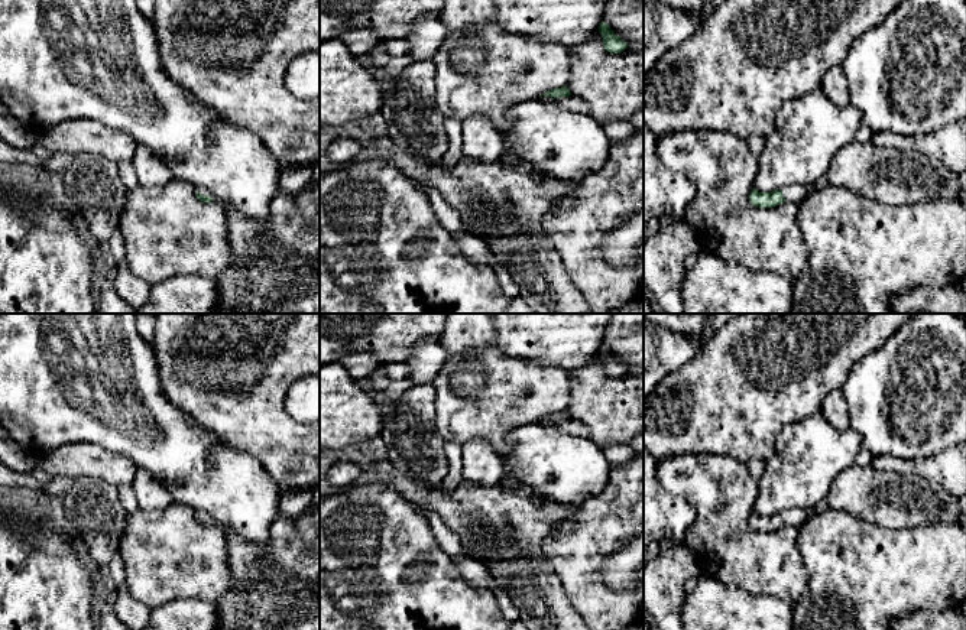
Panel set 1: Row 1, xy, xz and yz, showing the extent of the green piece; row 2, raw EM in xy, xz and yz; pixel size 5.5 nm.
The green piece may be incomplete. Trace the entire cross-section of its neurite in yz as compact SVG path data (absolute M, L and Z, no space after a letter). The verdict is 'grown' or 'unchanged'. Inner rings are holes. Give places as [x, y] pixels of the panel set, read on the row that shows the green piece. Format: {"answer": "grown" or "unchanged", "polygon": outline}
{"answer": "grown", "polygon": "M788 185L781 189L775 189L772 192L759 192L758 189L752 189L749 199L751 204L759 208L772 208L782 202L794 202L800 204L805 197L808 197L817 185Z"}

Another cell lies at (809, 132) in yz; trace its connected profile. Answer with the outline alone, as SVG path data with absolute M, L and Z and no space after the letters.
M820 85L785 101L758 156L755 189L772 192L794 184L821 184L833 158L855 140L860 124L860 111L853 104L834 104Z

